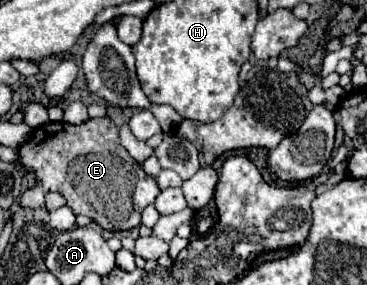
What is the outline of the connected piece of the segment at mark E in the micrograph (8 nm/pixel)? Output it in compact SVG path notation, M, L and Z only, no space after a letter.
M92 118L80 126L72 126L66 122L48 122L38 126L30 140L26 140L18 148L18 164L26 172L34 172L36 176L36 186L26 190L20 198L22 206L28 208L42 208L44 206L44 196L48 192L58 192L66 198L66 204L74 210L74 214L84 214L92 218L96 224L100 224L104 230L118 232L118 230L130 230L140 226L140 214L142 210L156 200L160 194L160 188L154 178L150 178L140 164L136 164L128 152L120 146L118 140L118 128L110 118Z

